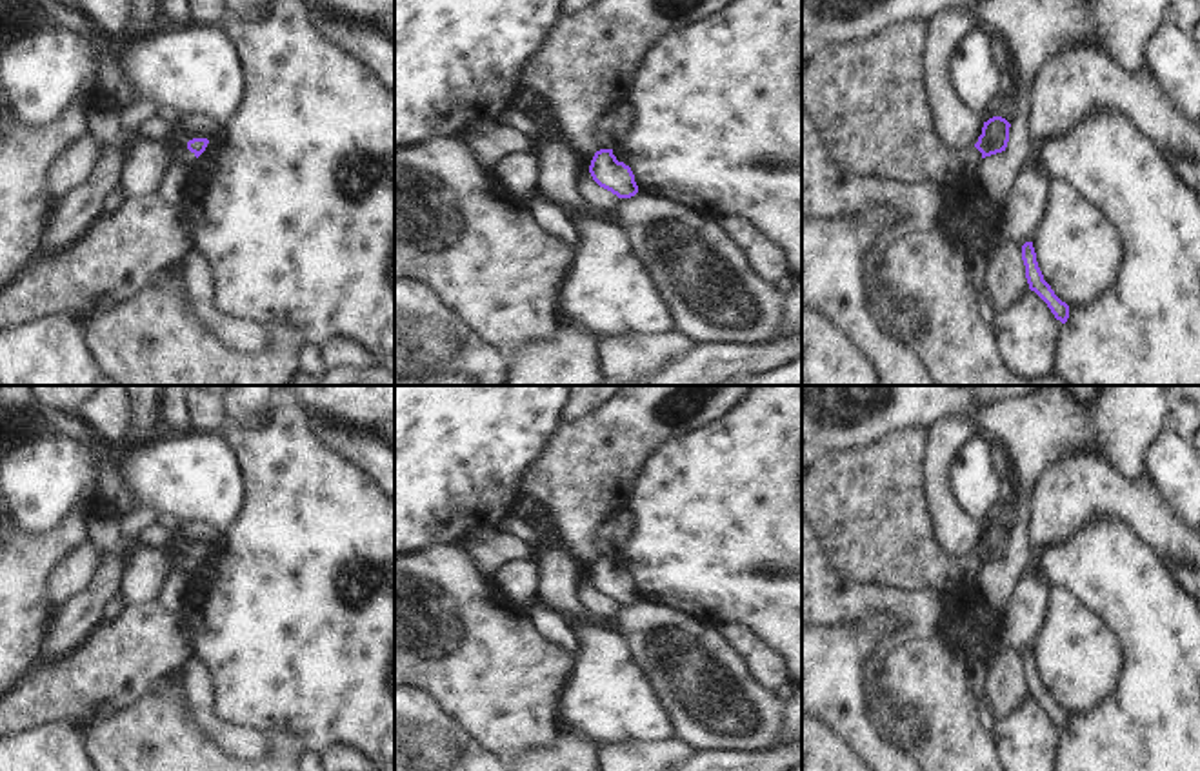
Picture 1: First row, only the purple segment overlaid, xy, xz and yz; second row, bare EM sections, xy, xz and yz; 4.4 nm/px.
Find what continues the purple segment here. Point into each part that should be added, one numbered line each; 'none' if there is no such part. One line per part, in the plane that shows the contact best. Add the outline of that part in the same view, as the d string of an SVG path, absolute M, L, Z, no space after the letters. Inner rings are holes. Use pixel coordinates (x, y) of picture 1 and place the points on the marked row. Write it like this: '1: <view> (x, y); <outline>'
none

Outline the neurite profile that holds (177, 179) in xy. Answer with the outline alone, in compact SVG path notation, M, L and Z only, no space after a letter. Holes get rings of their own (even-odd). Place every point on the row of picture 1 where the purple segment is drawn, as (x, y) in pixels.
M171 164L156 195L167 204L180 205L182 193L195 182L198 182L195 173L189 173L185 167Z

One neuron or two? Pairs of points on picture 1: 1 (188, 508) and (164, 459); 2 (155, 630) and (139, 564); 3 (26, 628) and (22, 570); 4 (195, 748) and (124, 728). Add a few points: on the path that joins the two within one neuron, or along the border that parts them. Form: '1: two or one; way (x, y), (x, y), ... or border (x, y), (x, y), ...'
1: one; way (188, 495), (188, 488), (171, 471)
2: two; border (155, 600), (124, 604)
3: one; way (22, 613), (22, 584)
4: one; way (177, 748), (159, 748), (153, 742), (142, 740)

